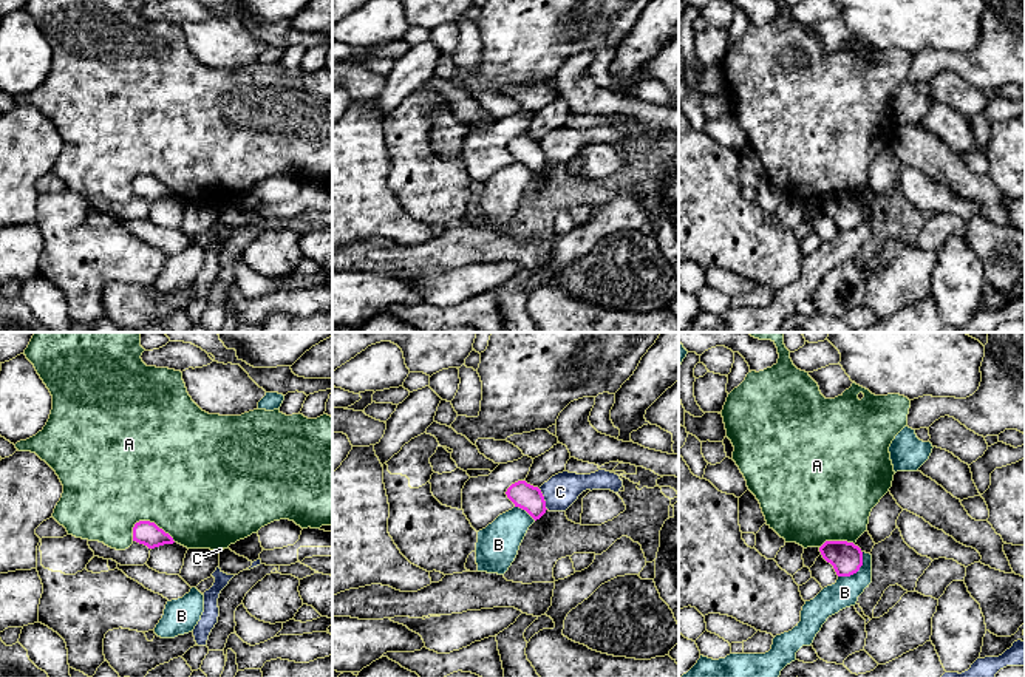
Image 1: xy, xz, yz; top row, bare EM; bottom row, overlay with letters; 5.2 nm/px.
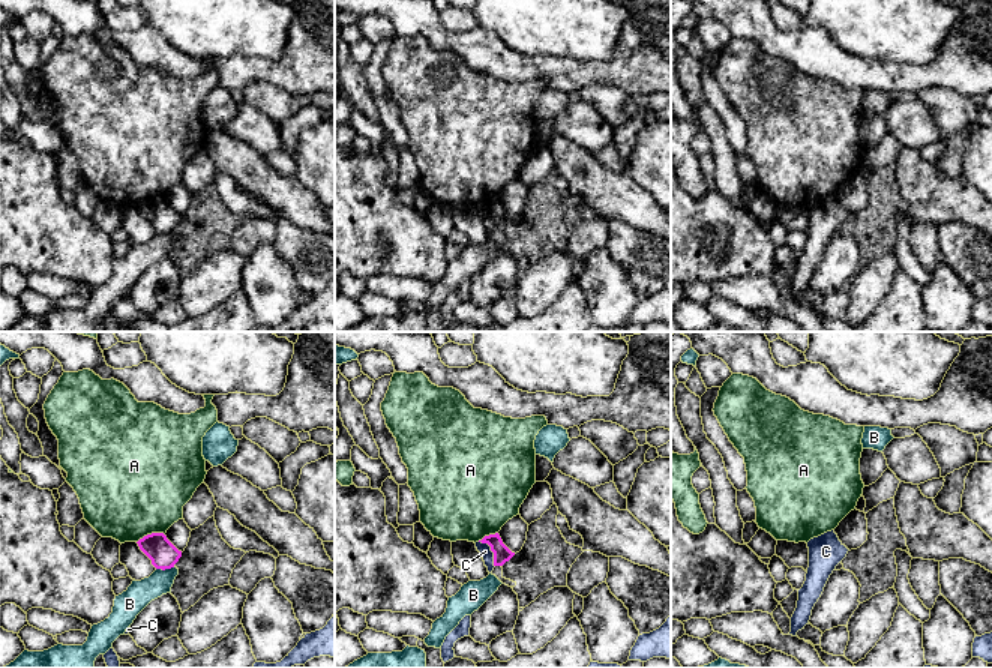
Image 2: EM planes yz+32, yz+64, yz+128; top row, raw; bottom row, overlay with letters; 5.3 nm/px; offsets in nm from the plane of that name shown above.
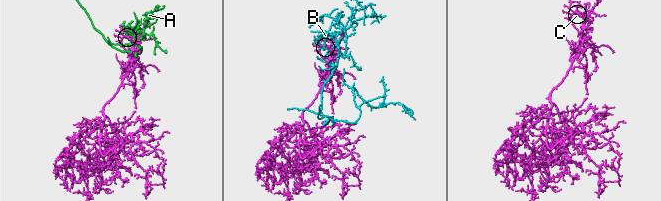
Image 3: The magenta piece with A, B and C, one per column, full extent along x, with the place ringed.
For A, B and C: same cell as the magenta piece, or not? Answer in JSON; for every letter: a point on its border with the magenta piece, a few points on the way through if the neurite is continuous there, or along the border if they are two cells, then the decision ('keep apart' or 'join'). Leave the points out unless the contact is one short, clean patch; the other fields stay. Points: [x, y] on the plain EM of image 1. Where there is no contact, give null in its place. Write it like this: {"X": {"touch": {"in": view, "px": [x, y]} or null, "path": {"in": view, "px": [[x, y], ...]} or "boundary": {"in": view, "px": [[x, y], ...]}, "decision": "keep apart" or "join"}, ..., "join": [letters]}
{"A": {"touch": {"in": "xy", "px": [153, 176]}, "decision": "keep apart"}, "B": {"touch": {"in": "yz", "px": [857, 224]}, "boundary": {"in": "yz", "px": [[863, 206], [863, 218], [855, 226], [838, 231]]}, "decision": "keep apart"}, "C": {"touch": {"in": "xz", "px": [543, 153]}, "boundary": {"in": "xz", "px": [[538, 142], [548, 163]]}, "decision": "keep apart"}, "join": []}

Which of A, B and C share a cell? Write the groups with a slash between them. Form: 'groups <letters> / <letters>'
groups A / B / C

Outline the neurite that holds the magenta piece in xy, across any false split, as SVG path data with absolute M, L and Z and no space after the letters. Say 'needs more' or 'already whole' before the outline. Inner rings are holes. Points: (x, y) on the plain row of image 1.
already whole | M139 175L133 181L133 195L155 202L164 198L173 198L173 192L159 182L155 176Z

